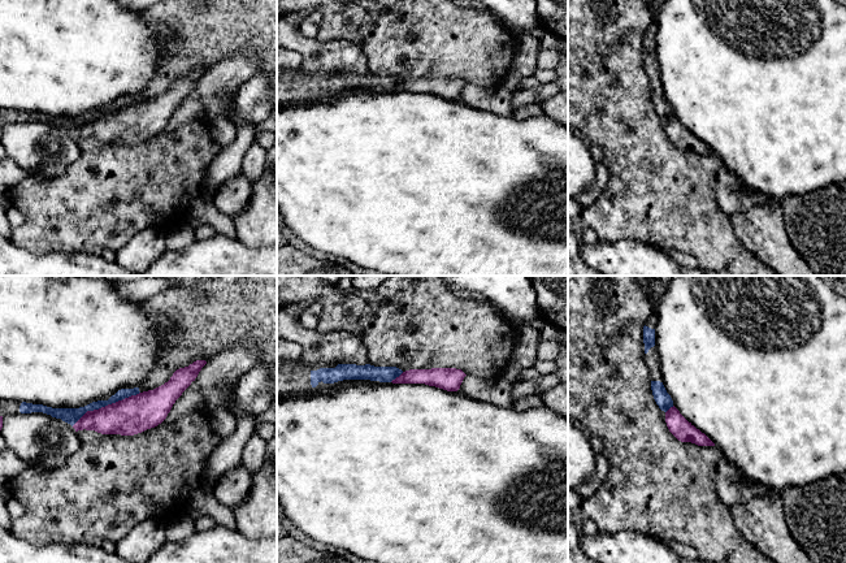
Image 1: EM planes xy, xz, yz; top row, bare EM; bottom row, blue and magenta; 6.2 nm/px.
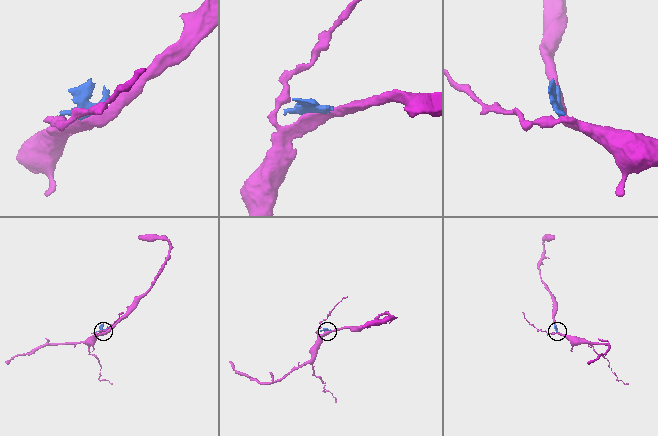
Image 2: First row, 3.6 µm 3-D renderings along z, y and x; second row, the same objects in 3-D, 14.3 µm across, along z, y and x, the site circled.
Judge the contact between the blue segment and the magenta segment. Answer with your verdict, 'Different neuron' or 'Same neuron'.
Different neuron

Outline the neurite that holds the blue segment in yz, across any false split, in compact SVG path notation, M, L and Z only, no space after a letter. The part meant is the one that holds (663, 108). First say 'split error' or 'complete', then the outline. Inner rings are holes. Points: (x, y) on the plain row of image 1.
split error | M654 21L646 34L643 35L643 52L645 52L645 70L647 73L647 77L650 79L651 86L651 99L654 108L659 117L664 121L667 121L671 116L673 116L673 109L671 104L667 101L663 87L660 82L660 69L658 64L658 56L655 52L655 34L656 34L658 26Z

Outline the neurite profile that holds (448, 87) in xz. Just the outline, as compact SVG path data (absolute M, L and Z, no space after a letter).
M456 77L409 78L392 92L425 92L447 100L457 100L467 83Z

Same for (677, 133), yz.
M674 114L665 121L665 131L669 140L681 151L691 151L698 155L715 155L715 152L689 131Z

